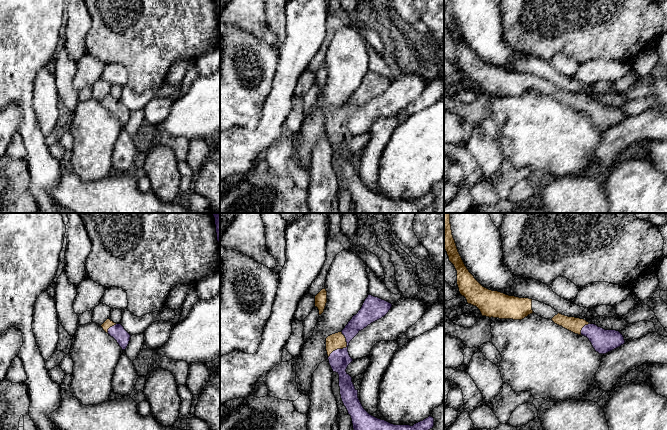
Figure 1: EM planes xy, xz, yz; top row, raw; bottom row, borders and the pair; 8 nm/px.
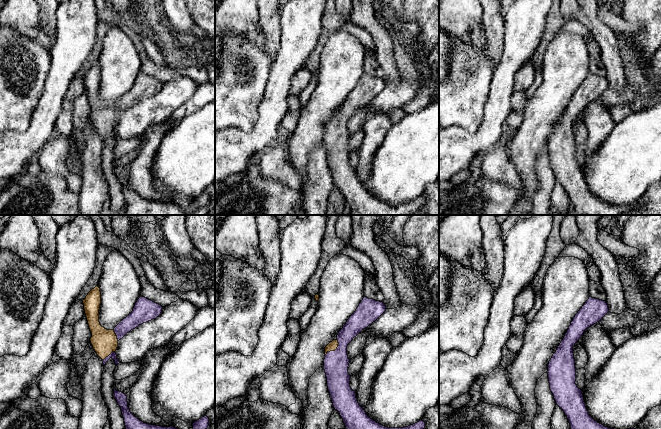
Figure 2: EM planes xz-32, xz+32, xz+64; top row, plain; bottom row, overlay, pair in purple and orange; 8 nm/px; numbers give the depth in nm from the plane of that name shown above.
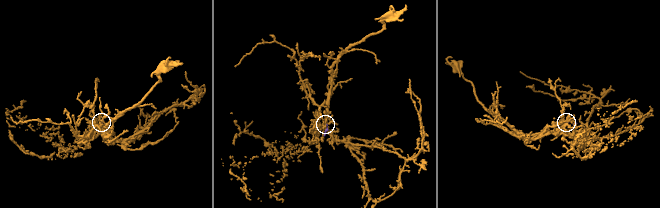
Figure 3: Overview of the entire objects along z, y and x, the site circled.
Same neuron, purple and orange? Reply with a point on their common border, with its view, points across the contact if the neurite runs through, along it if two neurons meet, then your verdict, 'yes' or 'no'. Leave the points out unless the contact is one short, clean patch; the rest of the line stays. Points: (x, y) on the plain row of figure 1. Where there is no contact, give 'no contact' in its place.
xz (344, 124) | across xz (339, 135), (339, 129), (344, 124), (335, 117) | yes

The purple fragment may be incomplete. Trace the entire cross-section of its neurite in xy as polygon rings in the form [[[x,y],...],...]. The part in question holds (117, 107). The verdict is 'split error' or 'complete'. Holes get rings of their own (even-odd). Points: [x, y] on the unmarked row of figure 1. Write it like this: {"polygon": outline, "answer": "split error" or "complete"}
{"polygon": [[[107,95],[101,103],[103,106],[113,113],[122,126],[125,126],[129,120],[131,111],[124,105],[121,100],[116,100],[110,95]]], "answer": "split error"}

